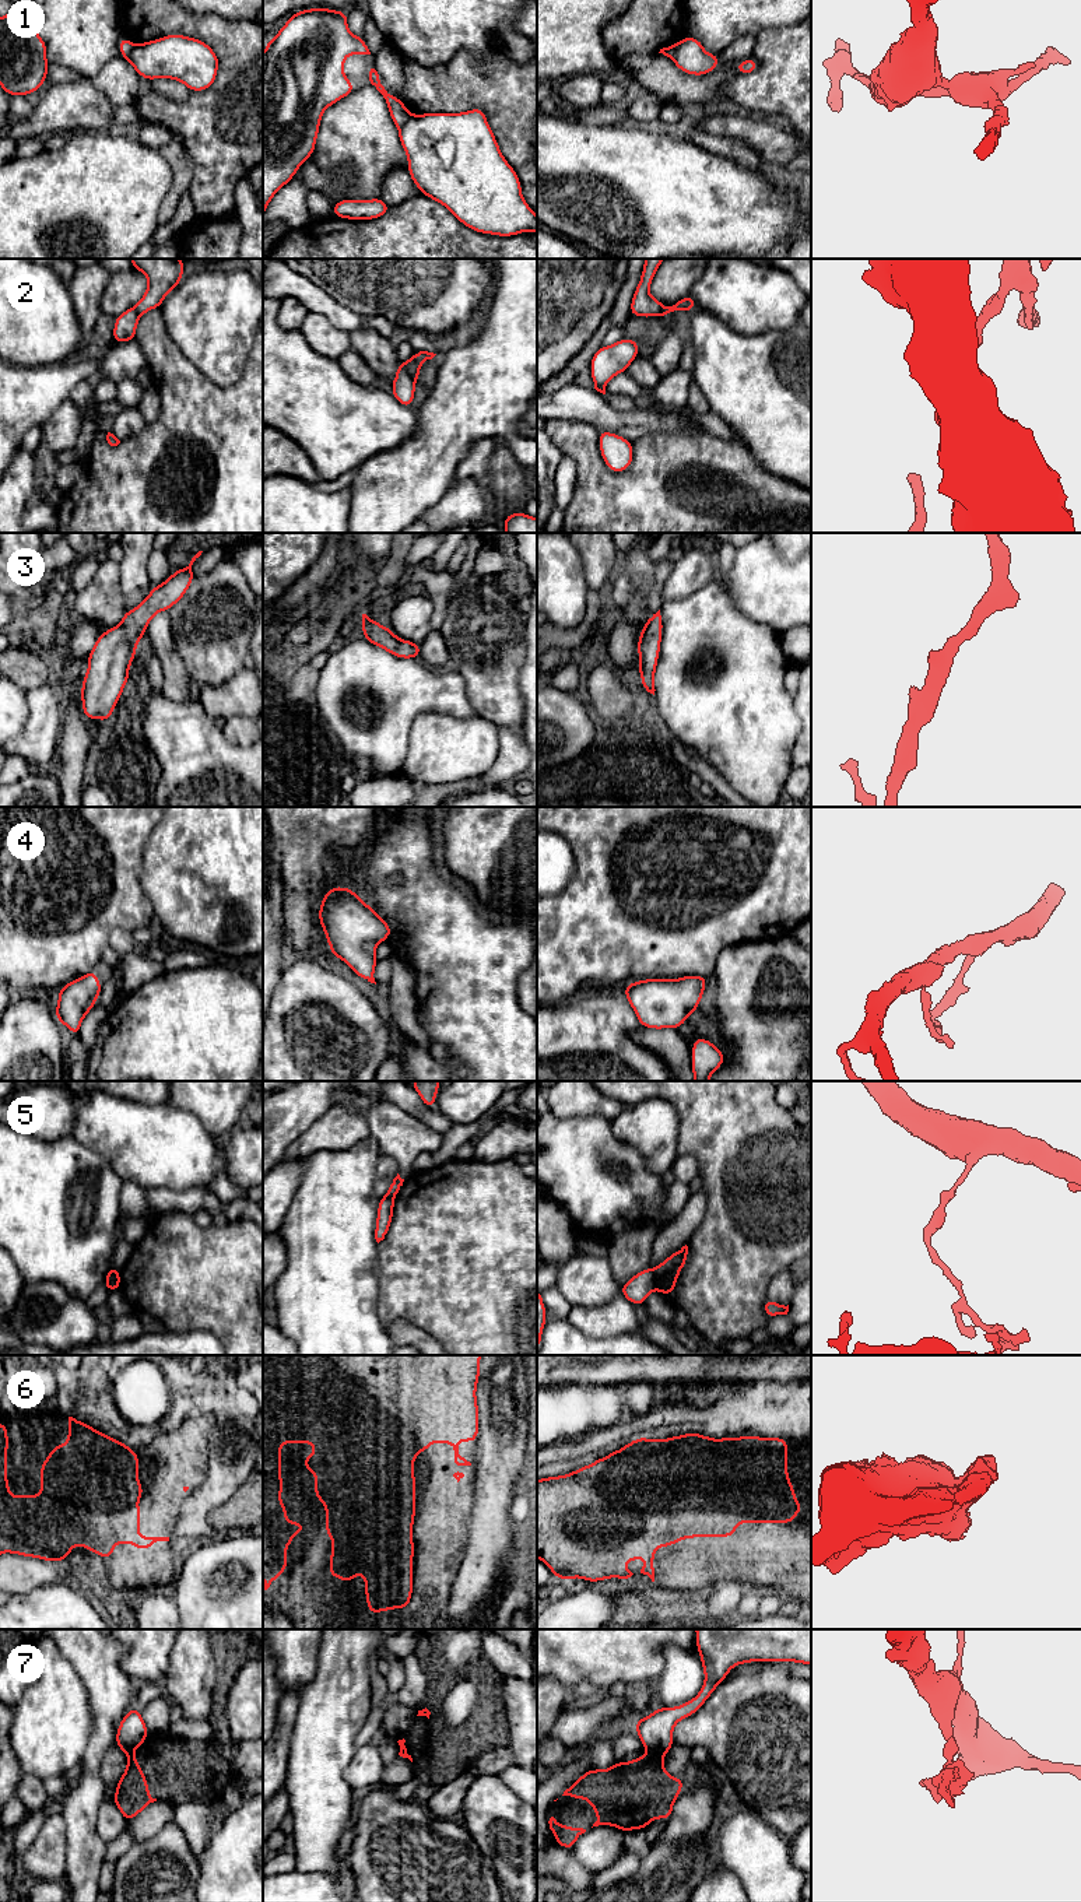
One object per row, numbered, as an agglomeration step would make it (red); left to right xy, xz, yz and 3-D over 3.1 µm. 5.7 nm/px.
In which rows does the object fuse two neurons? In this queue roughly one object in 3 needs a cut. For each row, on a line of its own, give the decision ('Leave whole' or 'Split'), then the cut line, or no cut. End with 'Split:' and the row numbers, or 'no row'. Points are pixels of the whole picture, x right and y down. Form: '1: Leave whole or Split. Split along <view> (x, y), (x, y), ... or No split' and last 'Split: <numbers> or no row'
1: Split. Split along xz (410, 115), (399, 129)
2: Split. Split along xz (404, 362), (406, 369), (416, 379)
3: Leave whole. No split
4: Leave whole. No split
5: Split. Split along xy (119, 1271), (108, 1290)
6: Leave whole. No split
7: Split. Split along yz (656, 1753), (660, 1757)
Split: 1, 2, 5, 7

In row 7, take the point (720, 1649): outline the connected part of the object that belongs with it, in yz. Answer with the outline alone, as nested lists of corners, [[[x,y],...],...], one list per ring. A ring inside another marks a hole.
[[[695,1629],[696,1650],[701,1654],[701,1663],[705,1673],[705,1682],[698,1695],[675,1708],[656,1708],[656,1710],[635,1722],[636,1734],[646,1751],[664,1757],[673,1743],[674,1726],[696,1713],[716,1687],[729,1675],[729,1671],[737,1664],[750,1661],[794,1661],[811,1664],[811,1629]]]

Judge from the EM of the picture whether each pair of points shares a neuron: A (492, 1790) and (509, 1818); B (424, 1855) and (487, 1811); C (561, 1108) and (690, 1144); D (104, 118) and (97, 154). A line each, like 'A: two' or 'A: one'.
A: one
B: two
C: two
D: two

